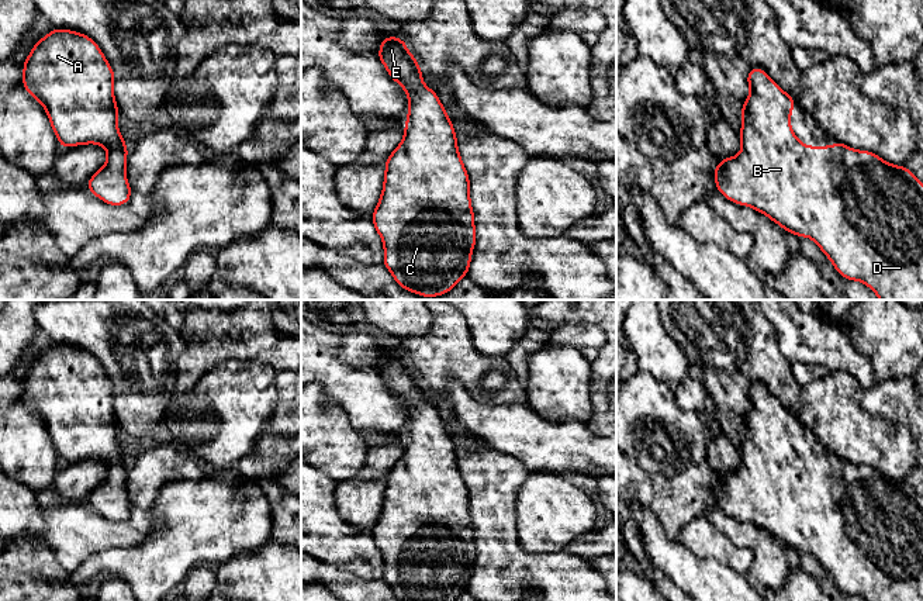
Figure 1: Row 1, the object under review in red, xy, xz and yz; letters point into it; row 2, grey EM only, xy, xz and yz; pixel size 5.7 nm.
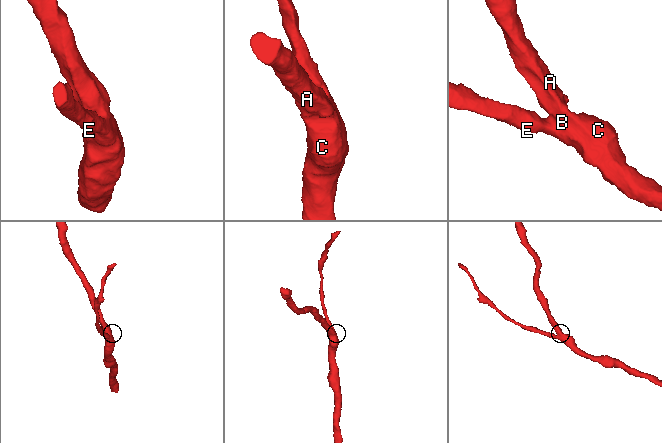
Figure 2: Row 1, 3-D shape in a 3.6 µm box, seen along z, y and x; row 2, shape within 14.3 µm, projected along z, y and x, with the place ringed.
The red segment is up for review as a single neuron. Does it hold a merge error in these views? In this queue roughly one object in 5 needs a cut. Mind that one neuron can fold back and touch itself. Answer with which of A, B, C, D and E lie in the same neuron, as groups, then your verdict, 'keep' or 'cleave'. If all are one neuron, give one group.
A B C D E | keep

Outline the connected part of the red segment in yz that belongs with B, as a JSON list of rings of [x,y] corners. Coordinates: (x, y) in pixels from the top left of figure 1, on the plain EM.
[[[754,381],[746,391],[750,401],[750,411],[739,426],[743,429],[740,445],[741,466],[737,472],[720,474],[713,486],[718,507],[727,515],[750,521],[756,526],[763,528],[785,546],[799,552],[809,552],[830,574],[836,586],[847,595],[858,595],[867,601],[923,601],[923,498],[905,481],[895,481],[882,476],[870,466],[854,466],[847,460],[834,457],[833,462],[805,462],[794,449],[789,441],[789,432],[796,418],[788,411],[763,384]]]

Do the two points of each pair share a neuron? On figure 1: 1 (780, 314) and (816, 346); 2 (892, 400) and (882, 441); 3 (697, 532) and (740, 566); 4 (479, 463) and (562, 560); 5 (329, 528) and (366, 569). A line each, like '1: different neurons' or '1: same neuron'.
1: same neuron
2: different neurons
3: same neuron
4: same neuron
5: same neuron

